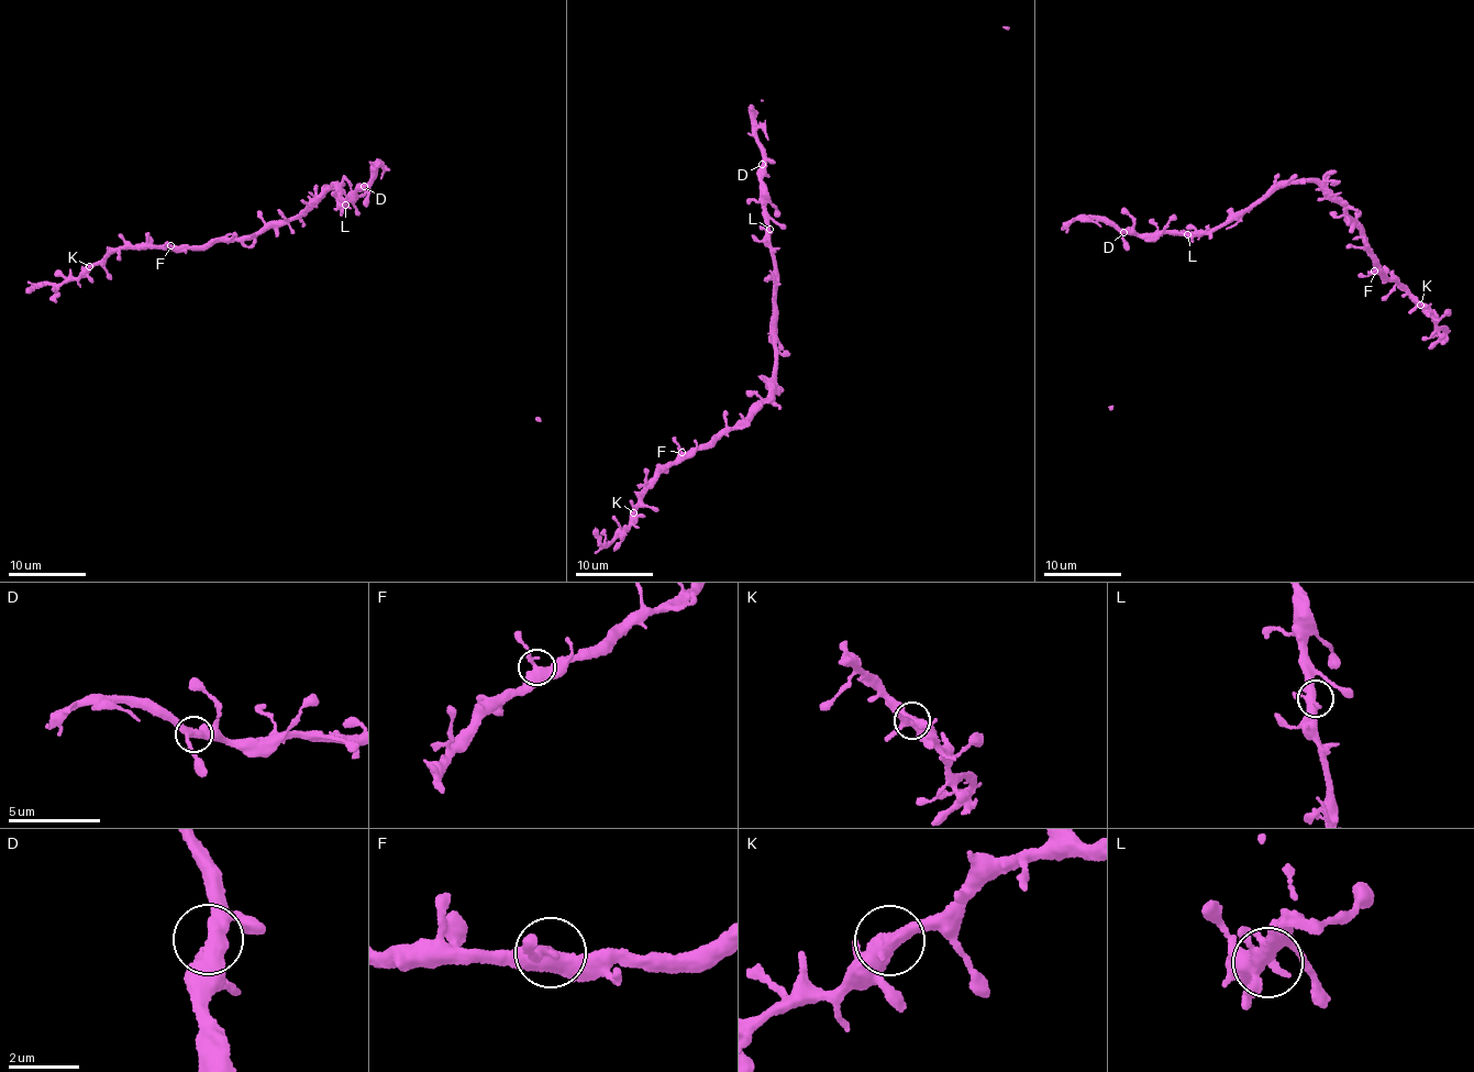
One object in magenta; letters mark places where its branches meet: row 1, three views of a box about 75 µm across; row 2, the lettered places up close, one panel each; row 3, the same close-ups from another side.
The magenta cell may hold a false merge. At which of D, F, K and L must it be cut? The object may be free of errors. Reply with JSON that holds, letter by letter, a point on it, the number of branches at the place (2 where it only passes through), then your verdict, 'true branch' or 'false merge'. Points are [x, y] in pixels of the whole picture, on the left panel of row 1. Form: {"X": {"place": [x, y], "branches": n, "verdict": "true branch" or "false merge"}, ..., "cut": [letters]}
{"D": {"place": [364, 186], "branches": 3, "verdict": "true branch"}, "F": {"place": [170, 245], "branches": 3, "verdict": "true branch"}, "K": {"place": [89, 266], "branches": 3, "verdict": "true branch"}, "L": {"place": [345, 205], "branches": 3, "verdict": "true branch"}, "cut": []}

